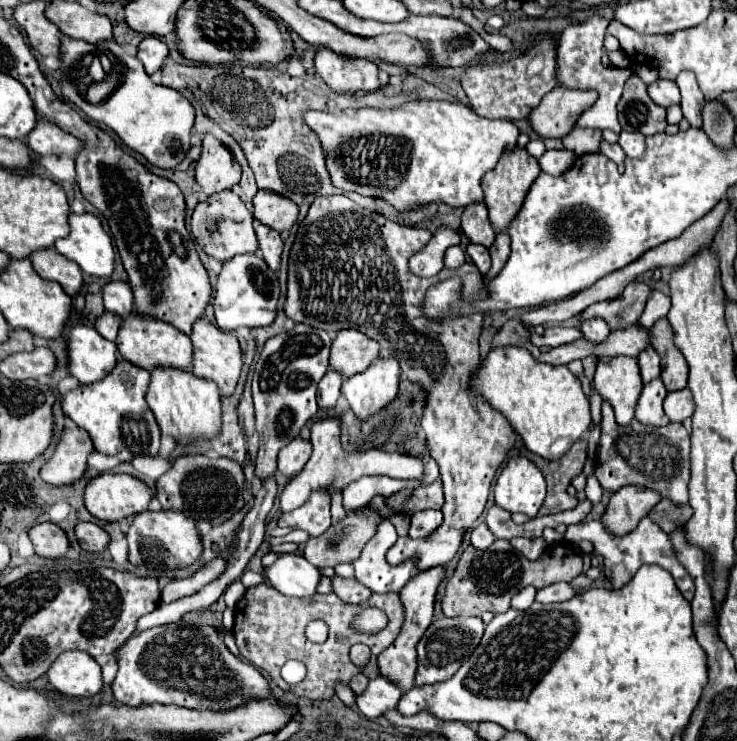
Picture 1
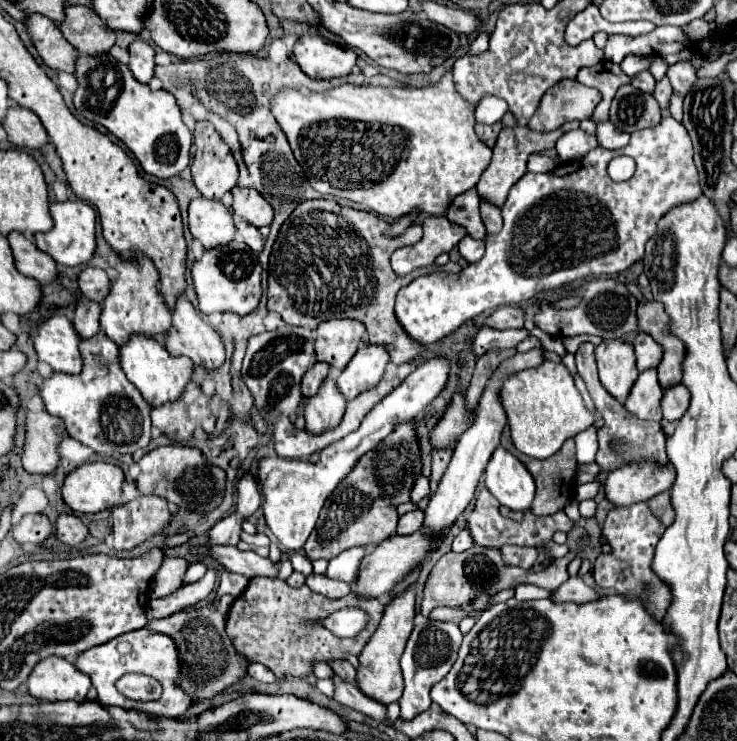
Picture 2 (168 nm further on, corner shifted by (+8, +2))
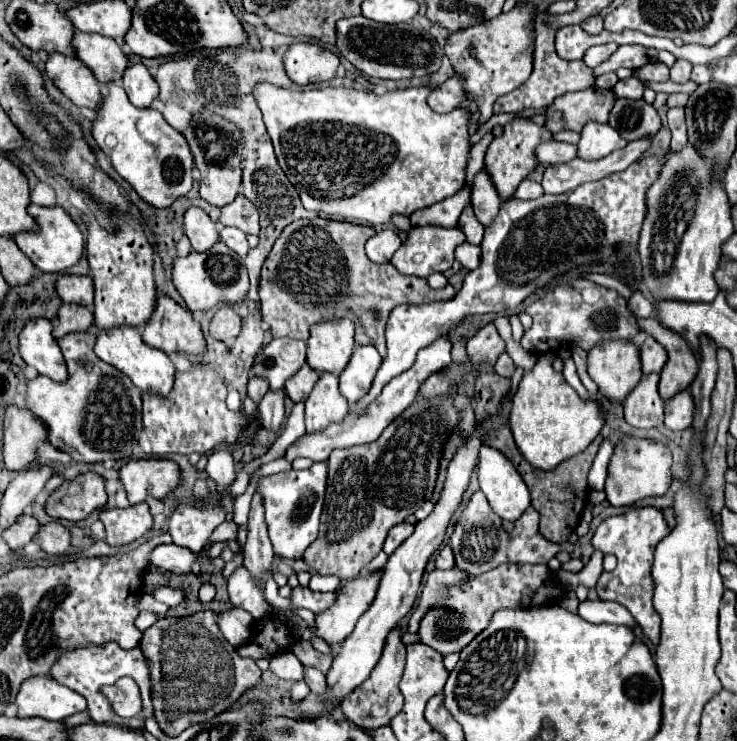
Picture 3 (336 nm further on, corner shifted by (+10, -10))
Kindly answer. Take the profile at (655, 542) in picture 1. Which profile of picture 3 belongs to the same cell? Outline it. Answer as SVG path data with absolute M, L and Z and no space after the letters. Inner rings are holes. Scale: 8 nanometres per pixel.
M634 506L624 514L606 518L592 536L592 546L604 554L614 554L618 564L612 572L604 572L596 584L600 600L612 600L628 608L628 612L640 624L644 636L656 646L660 640L660 616L652 606L652 562L656 544L670 534L670 526L664 520L664 514L656 506Z

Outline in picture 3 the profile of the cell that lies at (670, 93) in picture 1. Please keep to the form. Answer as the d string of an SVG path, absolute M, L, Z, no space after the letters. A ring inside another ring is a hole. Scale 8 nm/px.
M630 76L626 80L618 80L618 84L612 90L618 98L634 98L636 100L636 98L642 98L644 84L636 76Z

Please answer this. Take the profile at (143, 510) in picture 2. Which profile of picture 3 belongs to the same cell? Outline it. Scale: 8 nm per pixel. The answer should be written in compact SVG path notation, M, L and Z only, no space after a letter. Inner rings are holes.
M146 502L128 508L106 508L100 512L100 520L104 522L106 542L110 546L130 544L152 528L152 516Z

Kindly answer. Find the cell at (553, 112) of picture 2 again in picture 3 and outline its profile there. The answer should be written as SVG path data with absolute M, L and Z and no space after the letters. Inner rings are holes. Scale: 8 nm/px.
M596 86L580 92L566 92L564 96L556 98L548 106L546 128L550 132L560 132L560 130L580 132L582 126L590 120L608 122L614 102L616 102L616 96L612 90L602 90ZM554 112L564 114L564 118L554 120Z

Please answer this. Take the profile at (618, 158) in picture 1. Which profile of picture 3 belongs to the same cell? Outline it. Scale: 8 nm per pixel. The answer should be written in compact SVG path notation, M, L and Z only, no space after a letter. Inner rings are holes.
M548 140L540 146L536 146L534 150L536 162L550 166L550 164L562 164L562 162L570 162L576 158L576 146L574 144L566 144L566 142L556 142L556 140Z

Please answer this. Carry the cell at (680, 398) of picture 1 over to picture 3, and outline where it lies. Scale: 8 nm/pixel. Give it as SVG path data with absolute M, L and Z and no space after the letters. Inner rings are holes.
M688 390L678 392L664 406L664 412L666 412L664 424L666 424L666 428L670 428L670 430L690 428L692 420L694 420L694 410L696 410L696 404L694 404L692 394Z

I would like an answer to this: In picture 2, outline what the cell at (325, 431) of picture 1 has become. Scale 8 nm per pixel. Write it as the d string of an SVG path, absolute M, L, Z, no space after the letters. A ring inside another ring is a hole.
M326 378L320 386L318 394L308 398L304 408L306 418L306 430L310 434L320 434L324 430L336 428L344 416L346 400L336 388L336 382L332 378Z

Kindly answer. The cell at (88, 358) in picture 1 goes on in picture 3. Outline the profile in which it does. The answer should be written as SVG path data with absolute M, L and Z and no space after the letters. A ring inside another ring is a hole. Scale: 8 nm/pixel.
M32 318L18 334L18 350L28 366L34 366L38 374L52 380L66 380L66 364L56 338L52 338L52 324L46 318Z

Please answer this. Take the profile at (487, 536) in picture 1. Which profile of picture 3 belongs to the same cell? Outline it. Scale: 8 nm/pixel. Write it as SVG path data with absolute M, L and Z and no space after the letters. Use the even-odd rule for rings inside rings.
M442 546L438 552L436 552L436 568L442 568L442 570L448 570L454 566L454 556L452 556L452 550L450 546Z

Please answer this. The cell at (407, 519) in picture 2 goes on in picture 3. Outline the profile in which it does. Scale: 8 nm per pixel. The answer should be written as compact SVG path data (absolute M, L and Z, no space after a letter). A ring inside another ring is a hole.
M408 522L396 524L396 526L388 532L388 538L386 538L386 542L384 542L384 552L386 552L386 554L392 554L412 532L414 532L414 526L412 526L412 524L408 524Z

